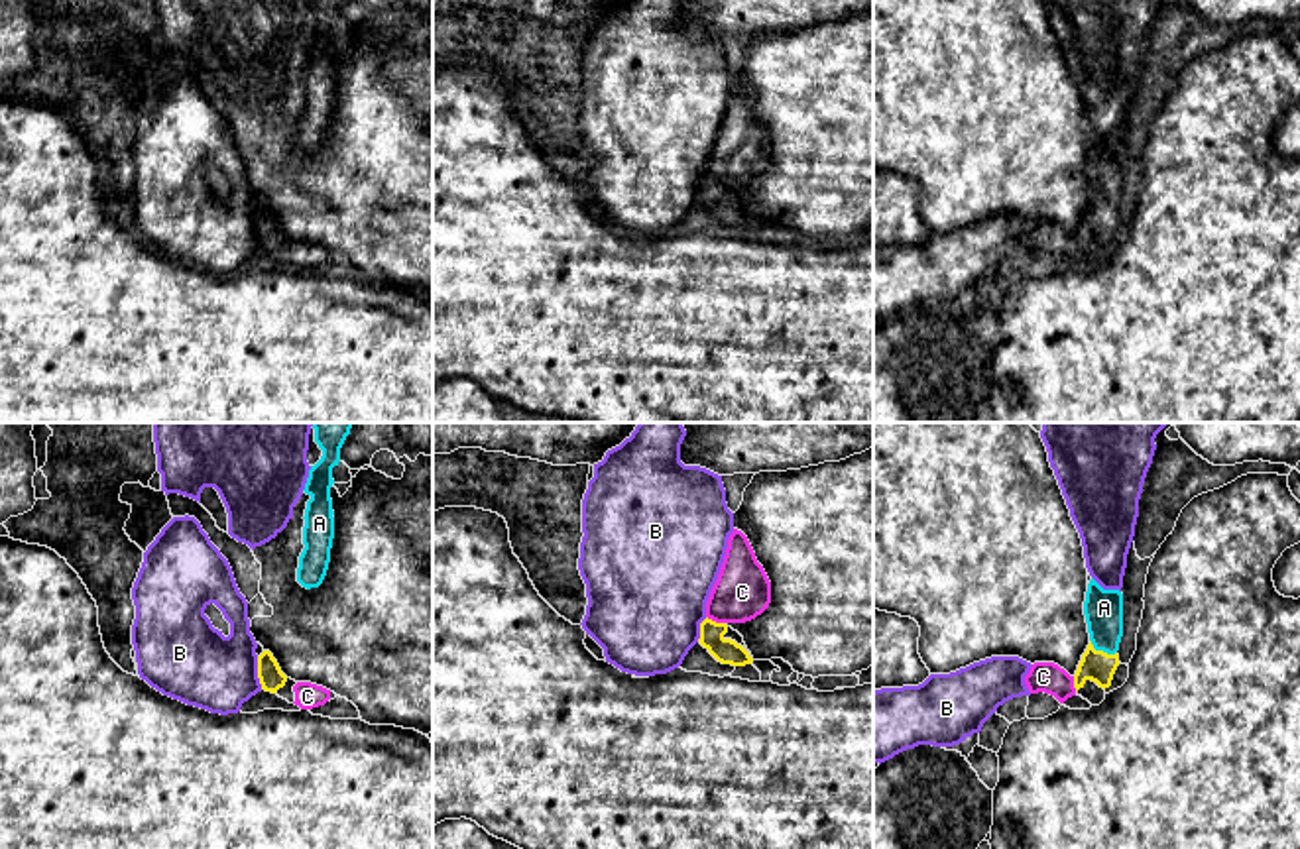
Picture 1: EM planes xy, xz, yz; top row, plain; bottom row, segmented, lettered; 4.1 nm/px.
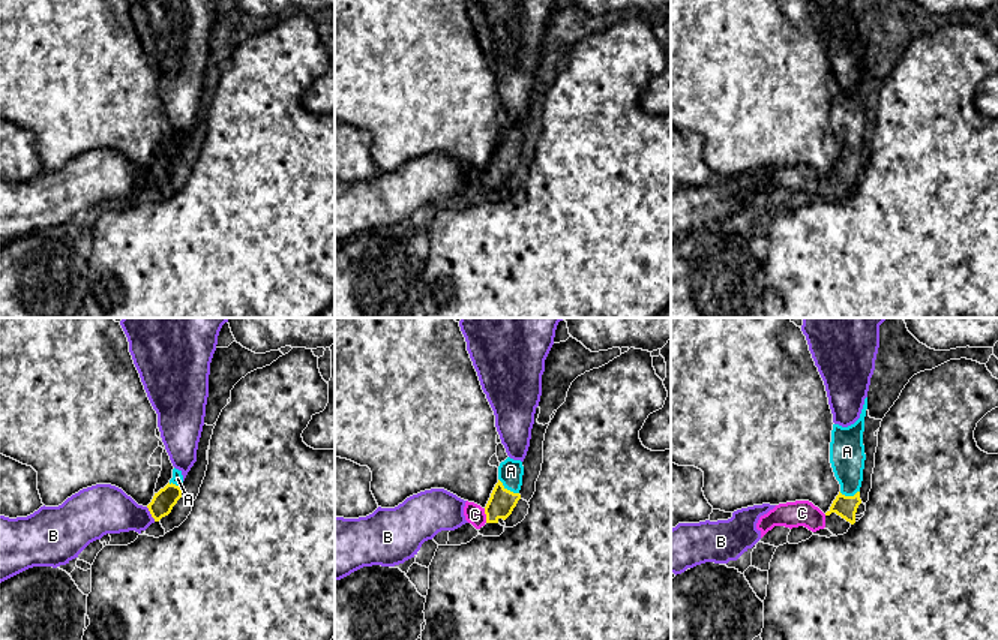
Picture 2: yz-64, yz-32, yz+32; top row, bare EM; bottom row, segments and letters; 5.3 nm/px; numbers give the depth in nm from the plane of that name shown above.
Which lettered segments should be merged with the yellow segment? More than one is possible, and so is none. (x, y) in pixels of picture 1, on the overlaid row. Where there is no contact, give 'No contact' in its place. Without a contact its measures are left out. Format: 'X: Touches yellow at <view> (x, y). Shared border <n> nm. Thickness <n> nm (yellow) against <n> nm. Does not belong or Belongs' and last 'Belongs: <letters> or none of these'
A: Touches yellow at yz (1102, 651). Shared border 130 nm. Thickness 130 nm (yellow) against 160 nm. Belongs
B: Touches yellow at xy (258, 673). Shared border 140 nm. Thickness 100 nm (yellow) against 320 nm. Does not belong
C: Touches yellow at xz (714, 622). Shared border 90 nm. Thickness 110 nm (yellow) against 240 nm. Belongs
Belongs: A, C

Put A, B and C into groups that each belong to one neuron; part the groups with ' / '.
A C / B

